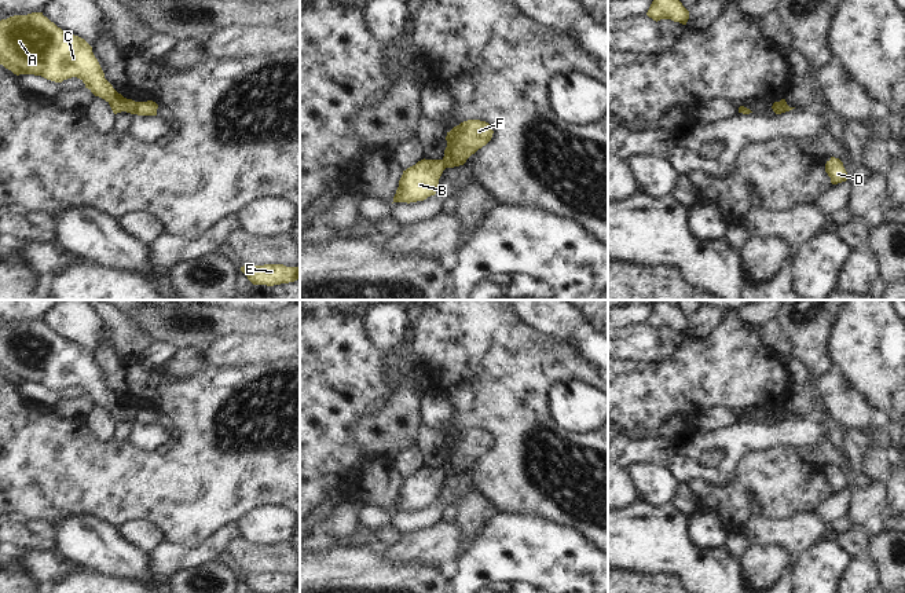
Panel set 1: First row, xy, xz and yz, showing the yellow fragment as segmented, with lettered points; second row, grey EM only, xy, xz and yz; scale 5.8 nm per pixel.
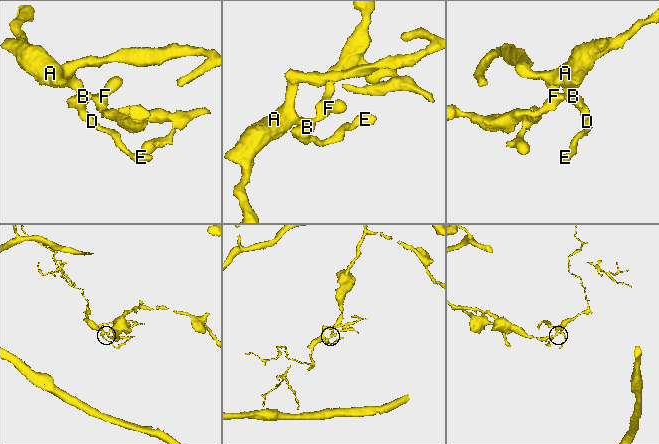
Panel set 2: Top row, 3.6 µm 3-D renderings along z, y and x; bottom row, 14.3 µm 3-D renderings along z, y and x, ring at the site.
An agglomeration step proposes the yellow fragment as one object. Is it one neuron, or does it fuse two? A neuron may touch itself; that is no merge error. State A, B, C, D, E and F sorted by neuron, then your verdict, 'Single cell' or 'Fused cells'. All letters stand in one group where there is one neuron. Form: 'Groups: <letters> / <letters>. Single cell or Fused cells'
Groups: A B C D E / F. Fused cells

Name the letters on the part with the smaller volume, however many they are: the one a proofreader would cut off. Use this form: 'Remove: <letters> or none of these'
Remove: A, B, C, D, E

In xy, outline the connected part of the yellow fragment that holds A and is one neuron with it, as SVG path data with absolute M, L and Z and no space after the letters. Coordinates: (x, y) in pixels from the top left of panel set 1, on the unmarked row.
M43 321L14 323L0 329L0 373L14 382L34 382L62 391L77 385L95 405L105 407L114 422L127 420L135 422L135 409L124 406L105 387L105 381L92 360L92 355L81 345L63 340Z

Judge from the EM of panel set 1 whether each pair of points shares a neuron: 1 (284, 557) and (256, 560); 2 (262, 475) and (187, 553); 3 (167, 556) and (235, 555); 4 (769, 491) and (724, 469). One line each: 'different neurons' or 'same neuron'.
1: same neuron
2: different neurons
3: different neurons
4: different neurons

